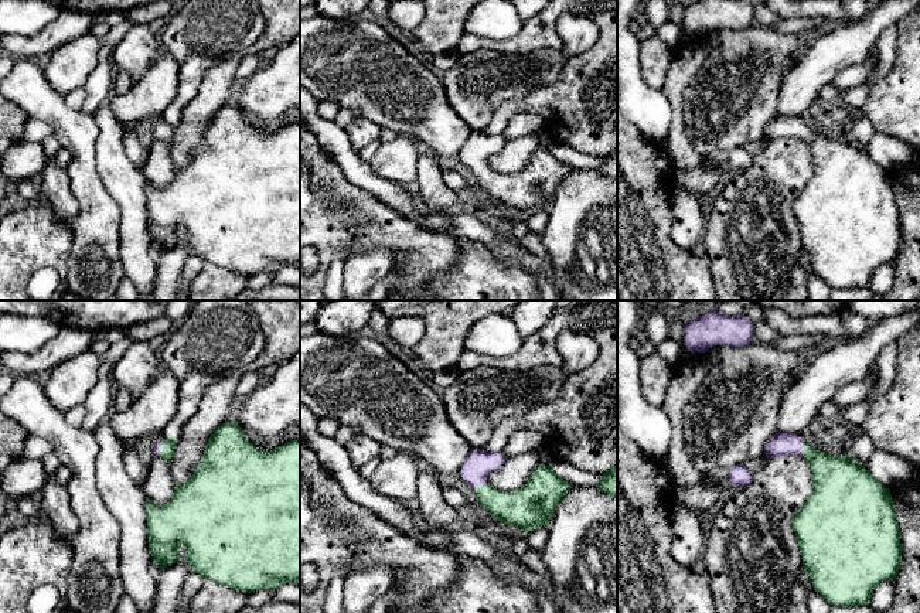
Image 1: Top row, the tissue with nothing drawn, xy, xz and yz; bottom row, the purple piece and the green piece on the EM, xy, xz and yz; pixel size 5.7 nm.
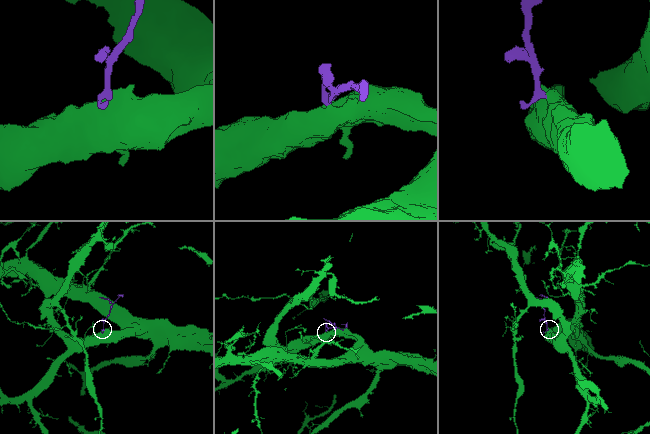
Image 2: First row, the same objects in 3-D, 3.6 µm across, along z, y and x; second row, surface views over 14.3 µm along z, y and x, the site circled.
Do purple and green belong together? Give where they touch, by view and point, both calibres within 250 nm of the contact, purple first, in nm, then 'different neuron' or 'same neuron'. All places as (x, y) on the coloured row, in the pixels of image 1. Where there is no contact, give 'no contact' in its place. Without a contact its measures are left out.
xz (480, 484) | 160/200 nm | same neuron

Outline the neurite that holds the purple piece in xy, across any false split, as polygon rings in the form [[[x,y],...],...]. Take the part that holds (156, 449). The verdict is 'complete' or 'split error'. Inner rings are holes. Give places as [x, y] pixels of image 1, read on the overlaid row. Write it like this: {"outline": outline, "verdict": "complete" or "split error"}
{"outline": [[[170,436],[163,443],[156,443],[153,446],[153,453],[156,456],[161,456],[168,463],[171,456],[174,454],[174,436]]], "verdict": "split error"}

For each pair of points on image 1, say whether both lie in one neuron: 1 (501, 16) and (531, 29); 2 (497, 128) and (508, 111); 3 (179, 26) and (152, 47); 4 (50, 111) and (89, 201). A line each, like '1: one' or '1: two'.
1: two
2: one
3: two
4: one

